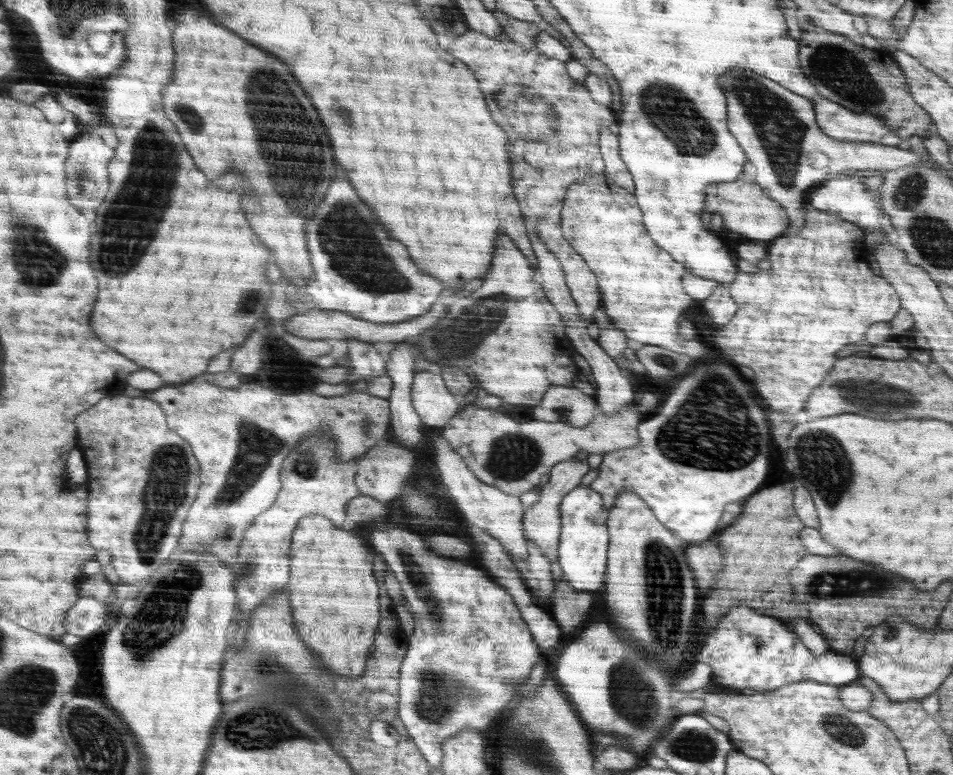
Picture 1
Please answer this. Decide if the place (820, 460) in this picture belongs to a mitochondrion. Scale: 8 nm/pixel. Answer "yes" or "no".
yes

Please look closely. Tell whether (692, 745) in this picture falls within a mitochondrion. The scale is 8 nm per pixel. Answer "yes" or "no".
yes

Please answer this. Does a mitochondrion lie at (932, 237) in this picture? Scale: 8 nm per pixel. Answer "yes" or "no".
yes

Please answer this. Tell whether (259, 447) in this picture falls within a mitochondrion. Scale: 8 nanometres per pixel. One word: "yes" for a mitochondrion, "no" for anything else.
yes

